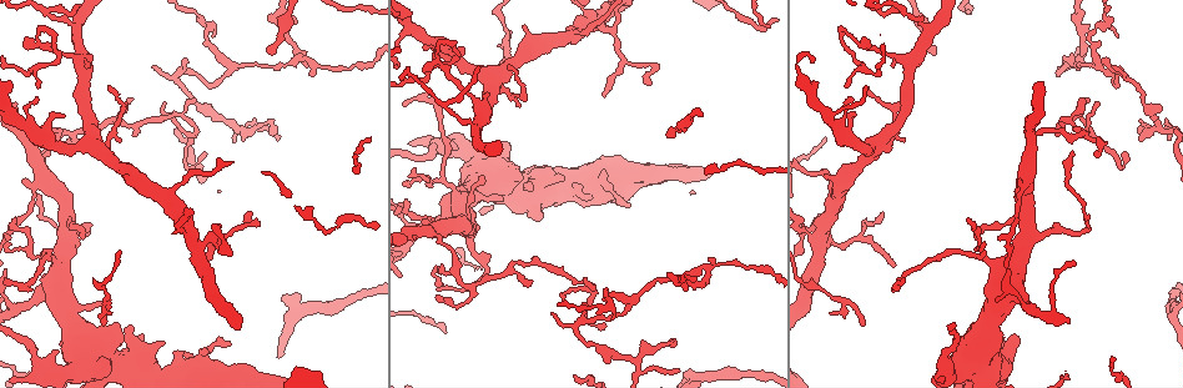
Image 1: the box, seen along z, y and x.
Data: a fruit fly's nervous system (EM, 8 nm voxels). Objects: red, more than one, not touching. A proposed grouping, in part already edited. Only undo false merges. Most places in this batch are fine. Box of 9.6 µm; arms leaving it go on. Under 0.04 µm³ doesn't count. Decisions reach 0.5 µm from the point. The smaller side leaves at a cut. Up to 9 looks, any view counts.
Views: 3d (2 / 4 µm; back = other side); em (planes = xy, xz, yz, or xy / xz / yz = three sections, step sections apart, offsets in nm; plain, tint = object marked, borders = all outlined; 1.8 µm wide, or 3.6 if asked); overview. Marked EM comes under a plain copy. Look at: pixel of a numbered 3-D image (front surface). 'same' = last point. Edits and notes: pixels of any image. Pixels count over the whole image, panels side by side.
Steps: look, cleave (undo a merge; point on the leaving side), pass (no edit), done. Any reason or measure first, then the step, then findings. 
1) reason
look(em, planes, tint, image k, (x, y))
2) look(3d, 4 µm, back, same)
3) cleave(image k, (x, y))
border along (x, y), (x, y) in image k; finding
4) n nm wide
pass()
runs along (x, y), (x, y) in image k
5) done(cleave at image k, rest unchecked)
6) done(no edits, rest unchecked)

small branch off a trunk
look(3d, 2 µm, image 1, (427, 231))

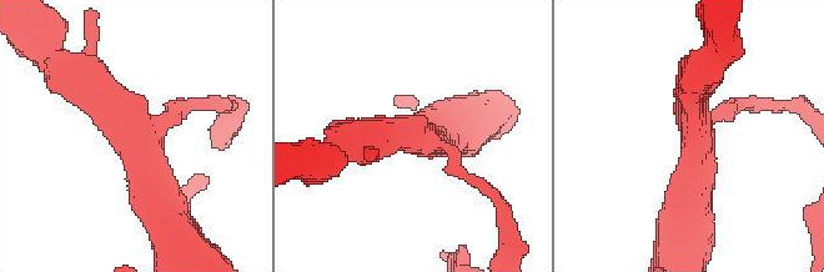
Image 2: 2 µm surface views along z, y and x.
look(em, planes, tint, image 2, (698, 137))

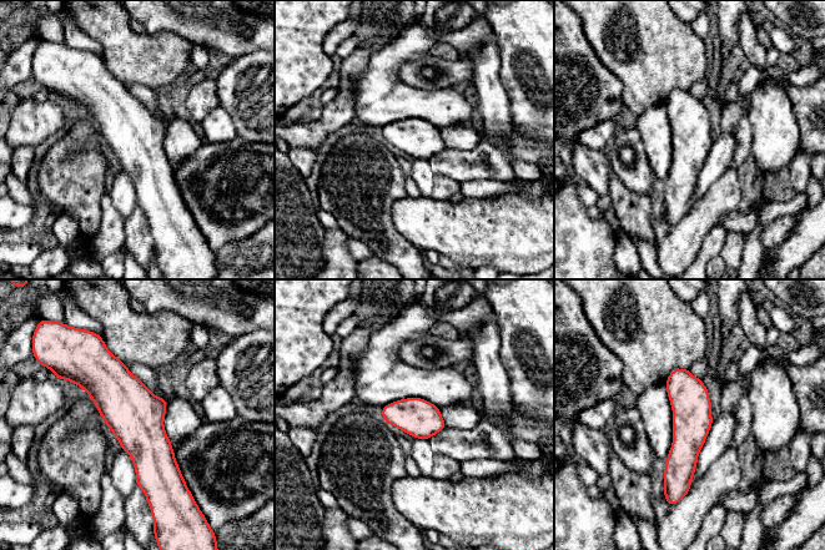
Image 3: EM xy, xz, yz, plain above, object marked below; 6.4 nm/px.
240 nm wide
pass()
runs along (104, 352), (149, 493) in image 3; continuous, no second neuron

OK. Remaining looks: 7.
three-way junction
look(3d, 2 µm, image 1, (495, 77))

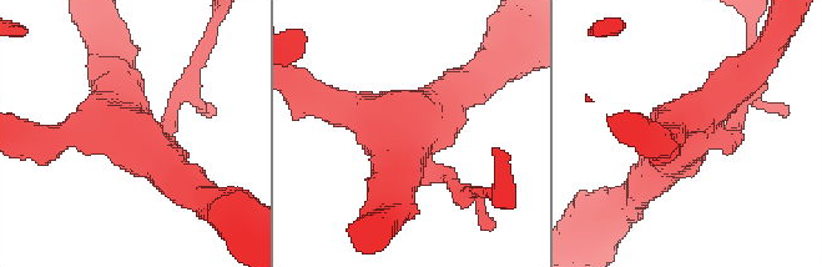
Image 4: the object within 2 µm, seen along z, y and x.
now the EM
look(em, 3.6 µm, planes, tint, image 4, (685, 128))

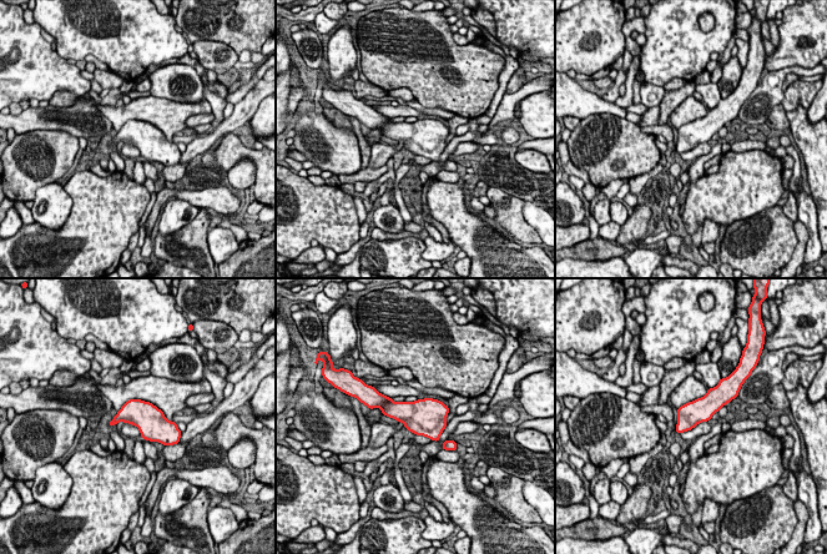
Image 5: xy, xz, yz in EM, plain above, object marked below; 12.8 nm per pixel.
320 nm wide
pass()
one neuron here

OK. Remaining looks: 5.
a fork
look(3d, 2 µm, image 1, (1102, 71))

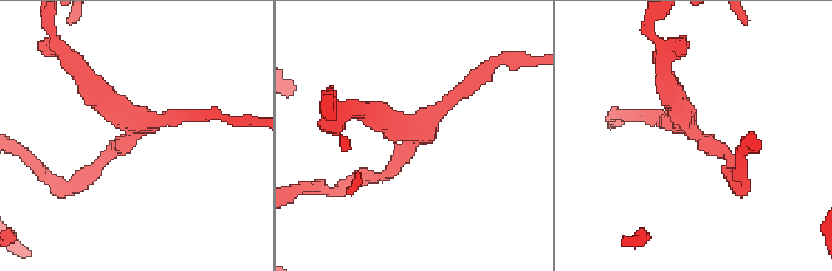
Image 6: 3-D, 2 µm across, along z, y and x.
3 arms
look(em, planes, tint, image 6, (688, 128))

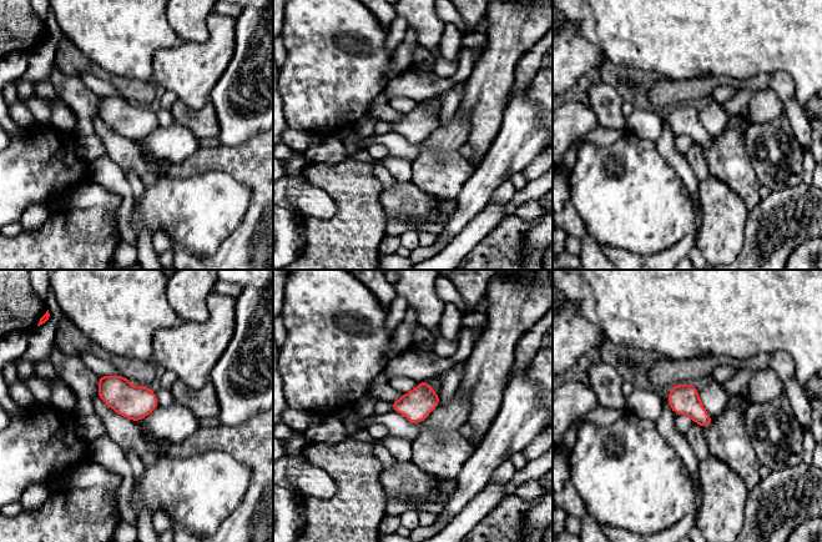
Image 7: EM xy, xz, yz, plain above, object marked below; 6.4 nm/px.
190 nm wide
pass()
continuous, no second neuron

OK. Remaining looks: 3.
sudden change in width
look(em, yz, step 4, tint, image 1, (82, 63))

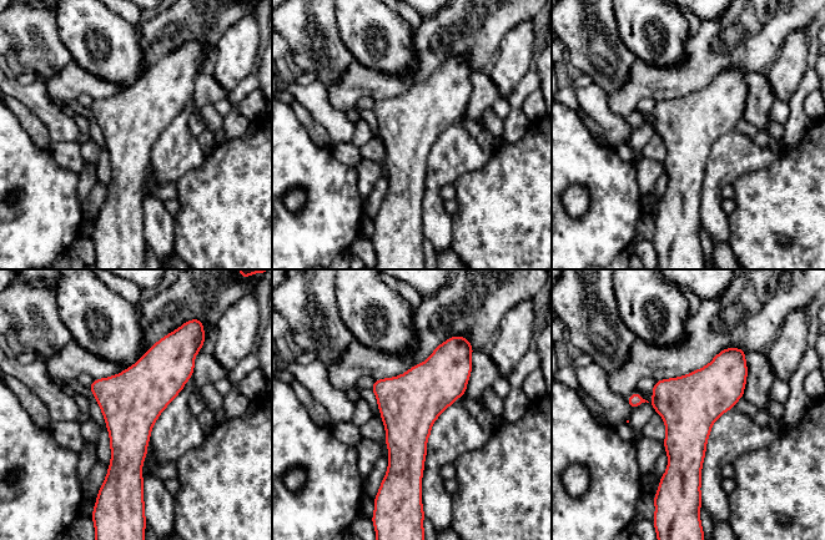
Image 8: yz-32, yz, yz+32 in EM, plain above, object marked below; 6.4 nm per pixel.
cut it another way
look(em, planes, borders, same)

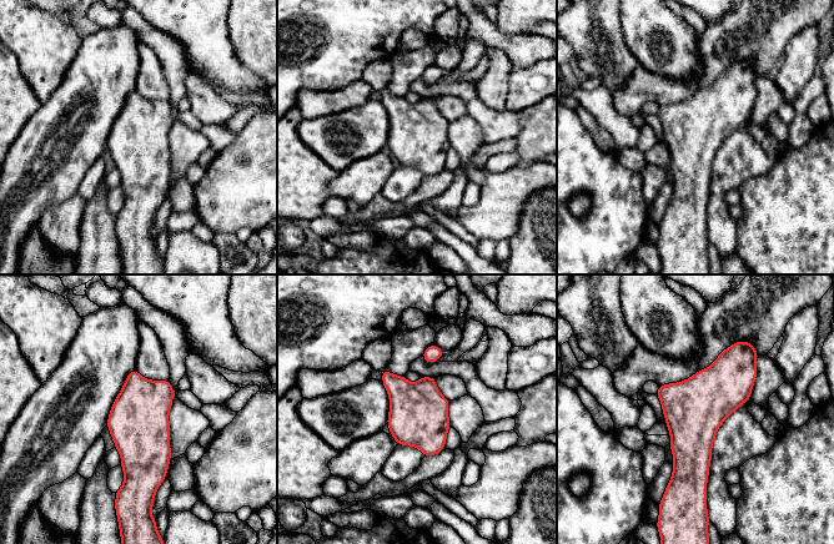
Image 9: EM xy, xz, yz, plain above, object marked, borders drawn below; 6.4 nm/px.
pass()
all the same neuron

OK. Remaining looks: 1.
done(no edits, rest unchecked)

